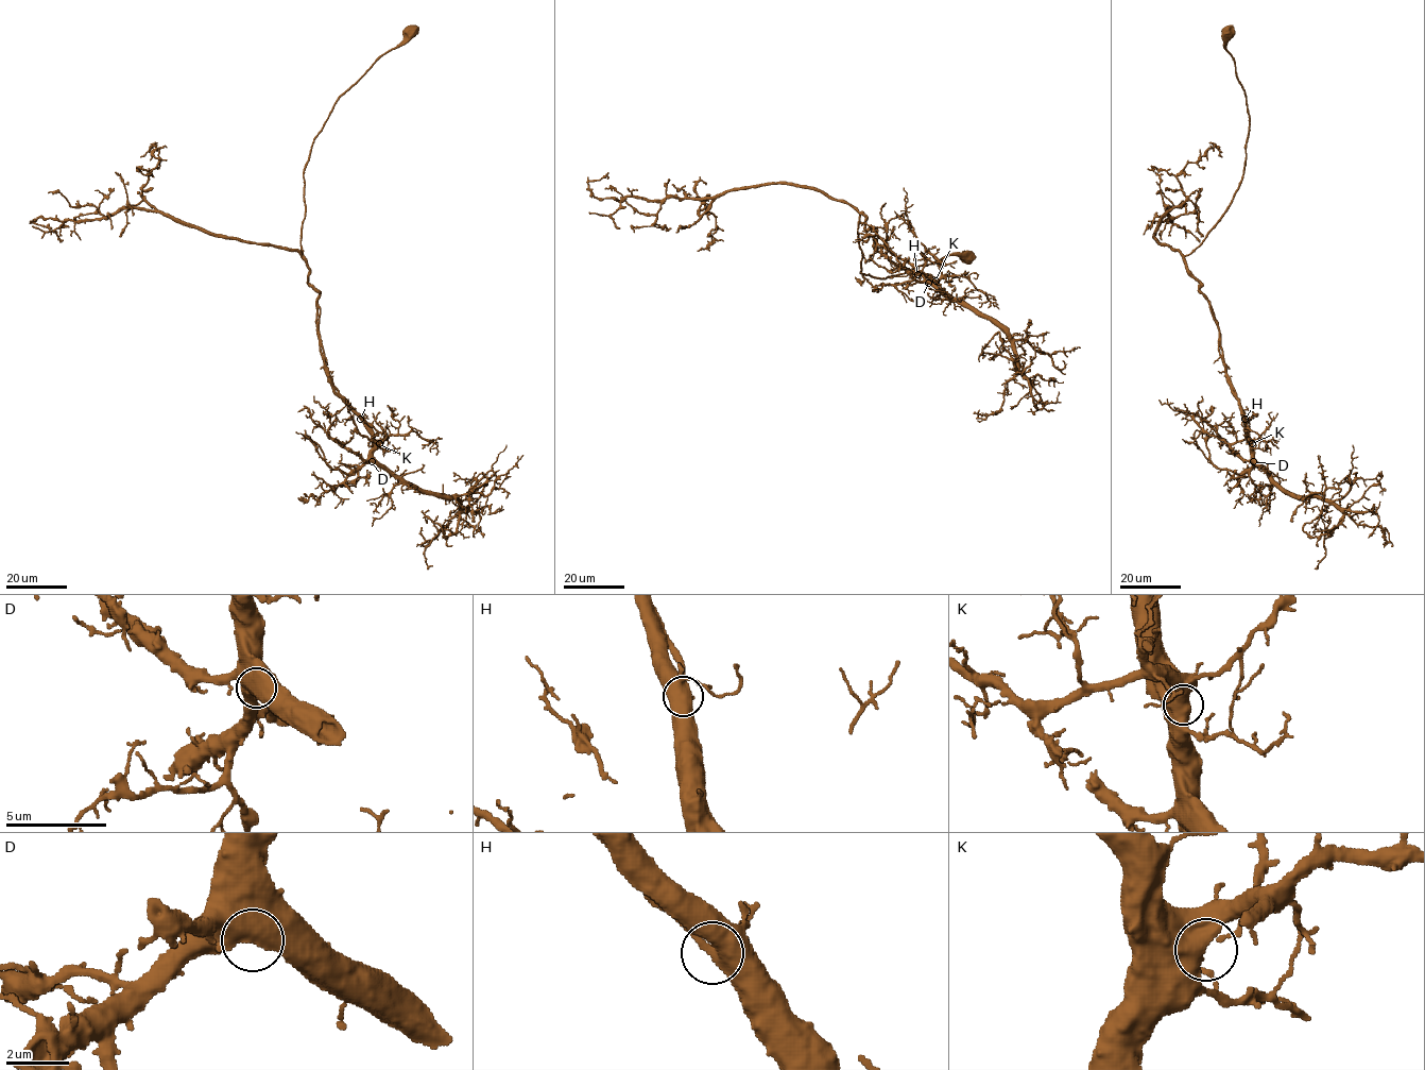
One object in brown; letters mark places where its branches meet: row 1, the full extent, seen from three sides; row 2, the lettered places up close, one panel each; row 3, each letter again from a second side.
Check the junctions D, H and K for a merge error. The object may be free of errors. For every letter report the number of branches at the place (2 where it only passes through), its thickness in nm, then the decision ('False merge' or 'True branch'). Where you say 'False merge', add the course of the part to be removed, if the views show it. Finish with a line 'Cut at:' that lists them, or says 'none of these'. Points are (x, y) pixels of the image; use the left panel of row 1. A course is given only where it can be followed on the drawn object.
D: Branches: 1. Thickness 800 nm. True branch
H: Branches: 1. Thickness 750 nm. True branch
K: Branches: 1. Thickness 850 nm. True branch
Cut at: none of these

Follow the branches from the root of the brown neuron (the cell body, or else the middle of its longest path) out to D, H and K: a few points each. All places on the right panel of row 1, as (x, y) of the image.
D: (1226, 31), (1225, 49), (1249, 116), (1242, 179), (1220, 219), (1184, 259), (1213, 311), (1253, 461)
H: (1226, 31), (1225, 49), (1249, 116), (1242, 179), (1220, 219), (1184, 259), (1213, 311), (1226, 380), (1245, 419)
K: (1226, 31), (1225, 49), (1249, 116), (1242, 179), (1220, 219), (1184, 259), (1213, 311), (1226, 380), (1252, 443)

